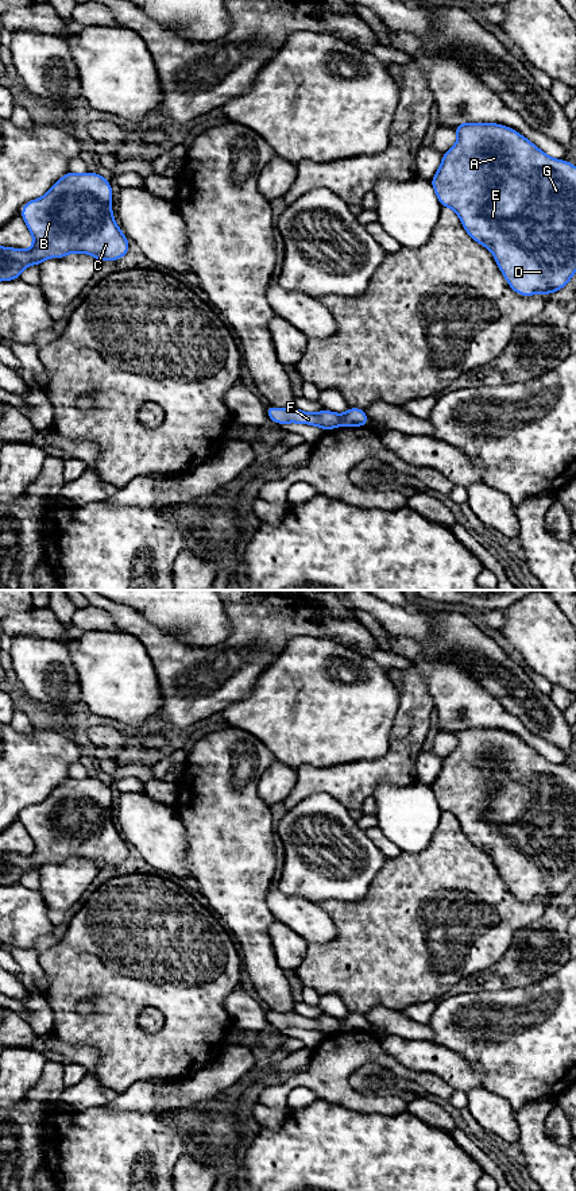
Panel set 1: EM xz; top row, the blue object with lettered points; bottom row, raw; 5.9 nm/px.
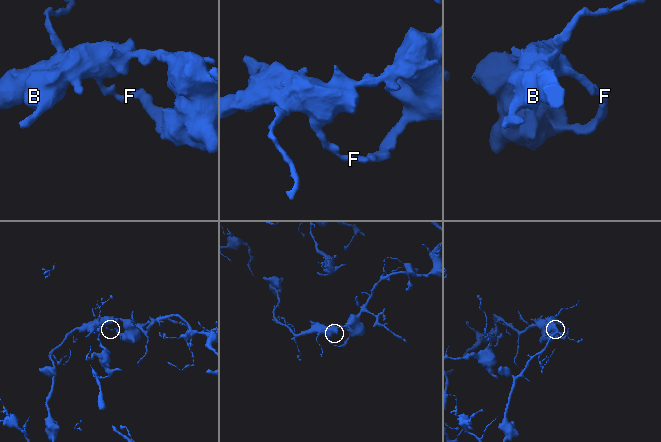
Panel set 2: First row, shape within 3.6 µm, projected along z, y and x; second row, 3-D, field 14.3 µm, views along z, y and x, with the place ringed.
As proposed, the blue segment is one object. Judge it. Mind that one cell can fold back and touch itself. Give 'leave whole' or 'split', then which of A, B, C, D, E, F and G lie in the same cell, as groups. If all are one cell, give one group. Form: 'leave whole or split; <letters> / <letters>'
split; A D E G / B C F

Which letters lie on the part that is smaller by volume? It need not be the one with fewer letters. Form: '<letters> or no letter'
B, C, F

